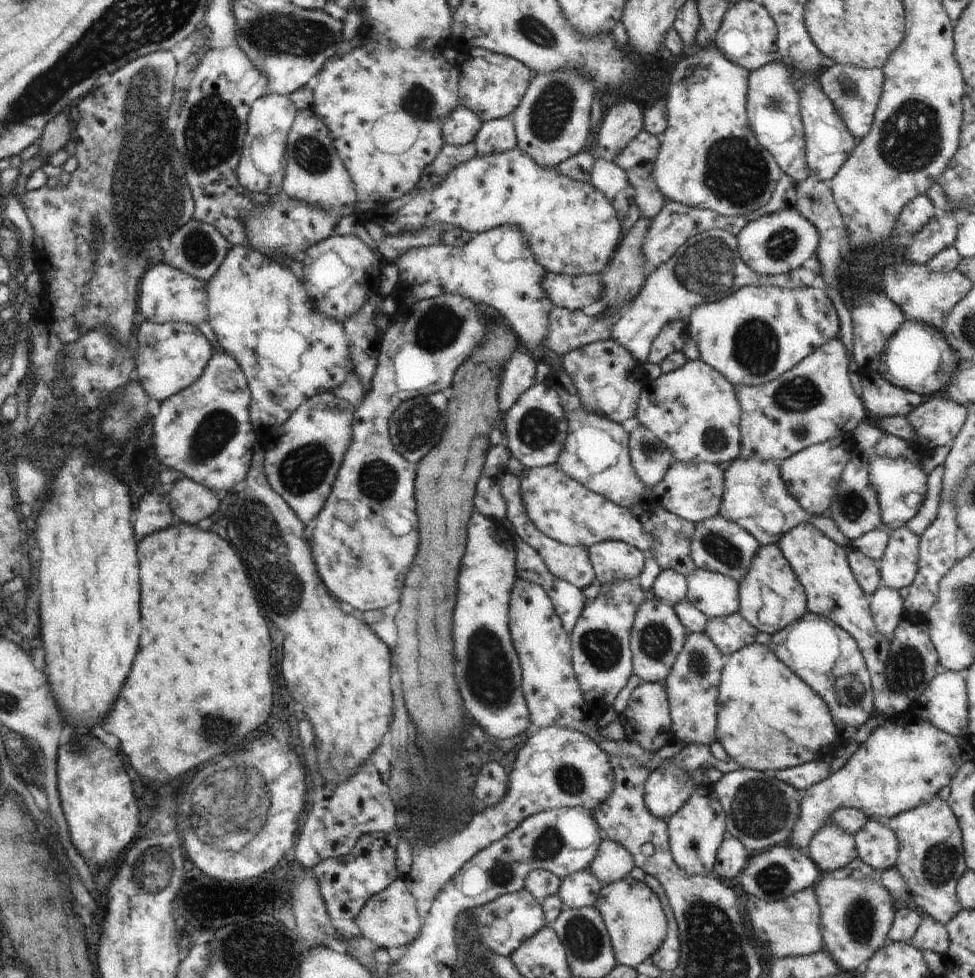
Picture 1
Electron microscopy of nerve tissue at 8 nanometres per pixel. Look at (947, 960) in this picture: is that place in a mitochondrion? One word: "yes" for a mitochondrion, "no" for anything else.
no

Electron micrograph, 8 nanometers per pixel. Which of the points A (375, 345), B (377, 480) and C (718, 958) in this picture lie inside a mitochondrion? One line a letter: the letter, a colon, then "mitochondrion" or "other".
A: other
B: mitochondrion
C: mitochondrion

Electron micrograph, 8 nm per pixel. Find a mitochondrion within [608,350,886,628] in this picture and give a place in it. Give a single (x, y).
(801, 394)

